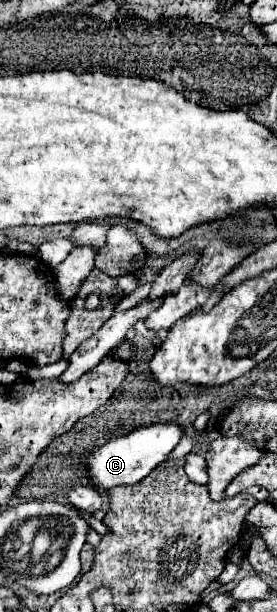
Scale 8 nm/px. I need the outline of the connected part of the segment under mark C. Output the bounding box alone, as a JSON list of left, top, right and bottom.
[86,422,184,490]

